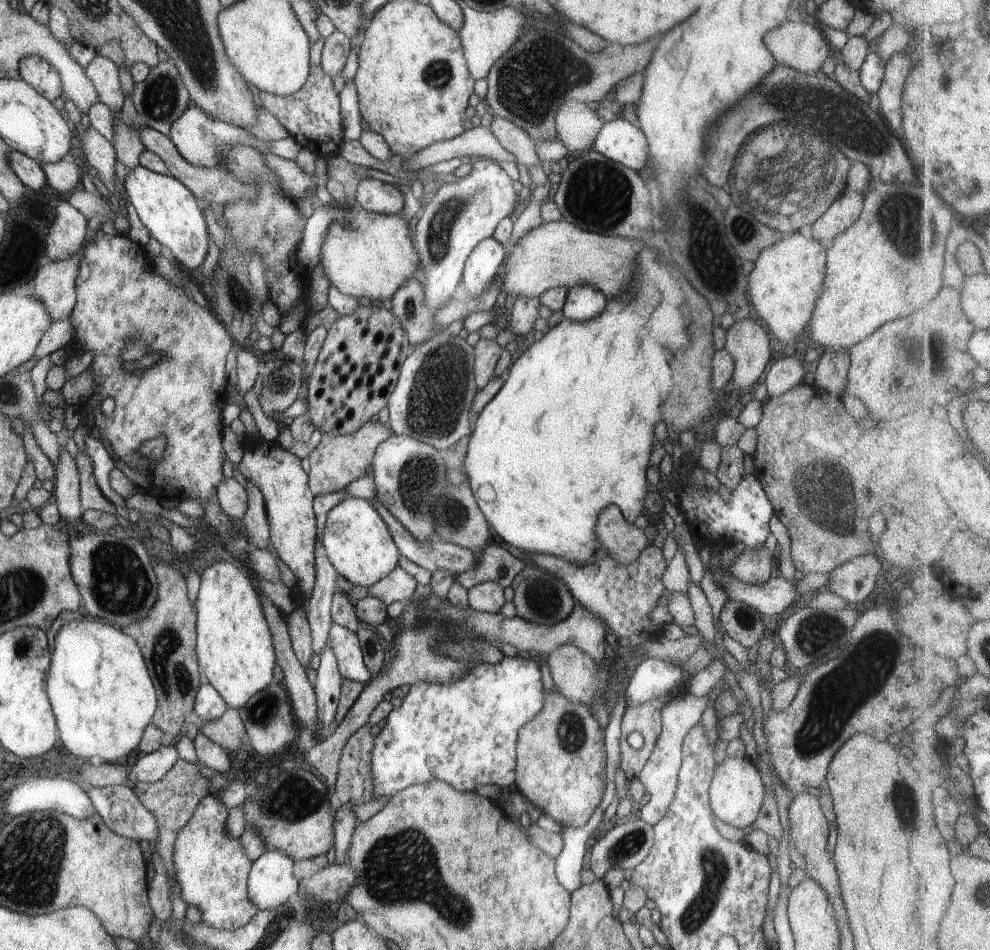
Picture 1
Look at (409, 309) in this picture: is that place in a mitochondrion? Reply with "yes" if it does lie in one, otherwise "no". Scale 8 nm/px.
yes

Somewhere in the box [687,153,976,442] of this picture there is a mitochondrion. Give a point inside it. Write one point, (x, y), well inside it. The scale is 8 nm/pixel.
(898, 214)

